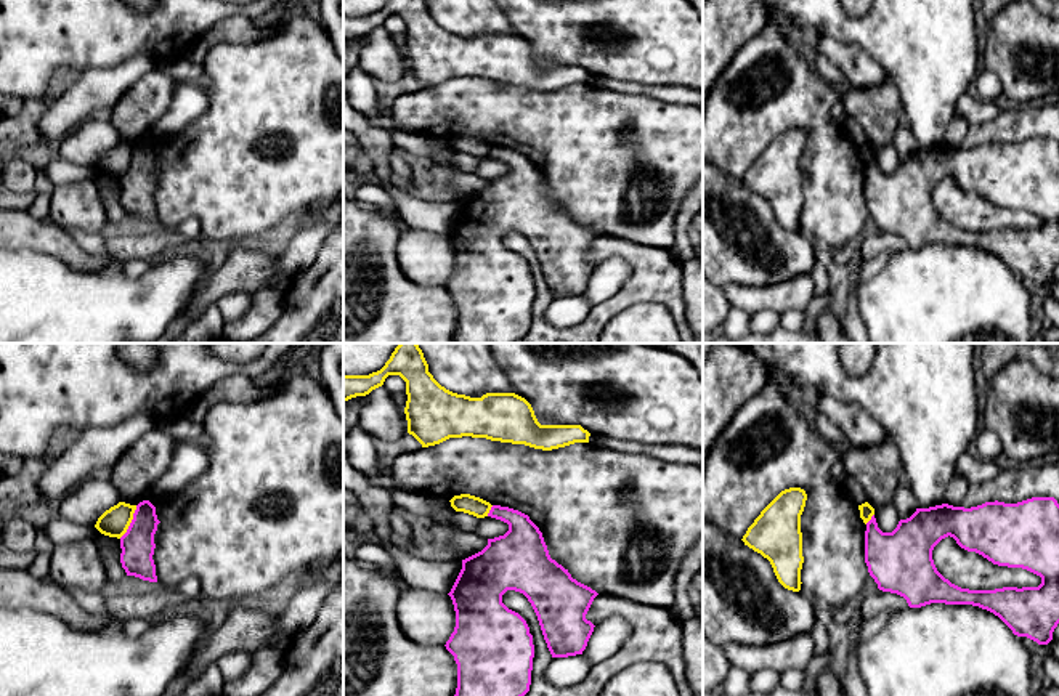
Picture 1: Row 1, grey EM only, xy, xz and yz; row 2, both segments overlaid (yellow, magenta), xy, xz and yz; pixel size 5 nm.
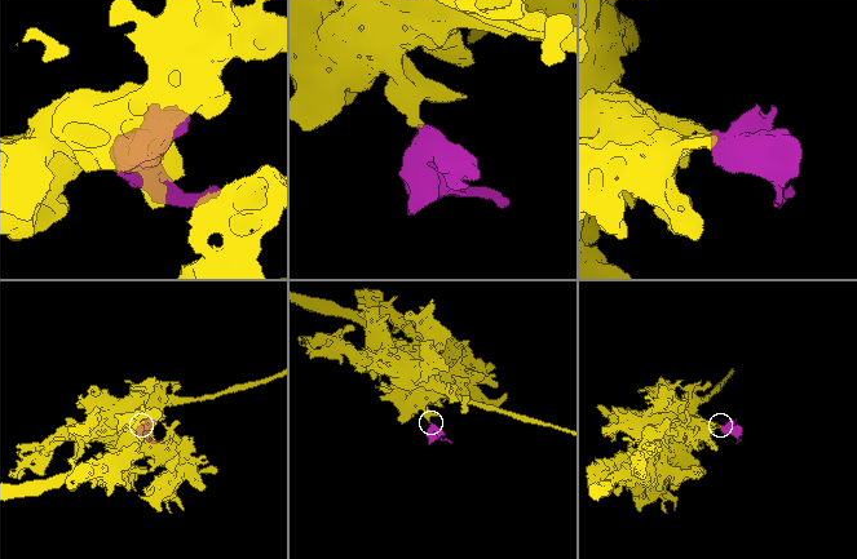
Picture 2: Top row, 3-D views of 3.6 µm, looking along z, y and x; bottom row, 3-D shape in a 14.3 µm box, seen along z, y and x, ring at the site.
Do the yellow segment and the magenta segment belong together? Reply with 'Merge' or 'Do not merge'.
Do not merge

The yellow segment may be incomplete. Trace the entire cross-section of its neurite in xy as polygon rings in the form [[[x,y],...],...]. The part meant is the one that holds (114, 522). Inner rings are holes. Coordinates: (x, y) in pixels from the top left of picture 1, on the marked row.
[[[119,502],[98,518],[95,528],[104,536],[120,539],[127,532],[135,510],[136,505]]]

